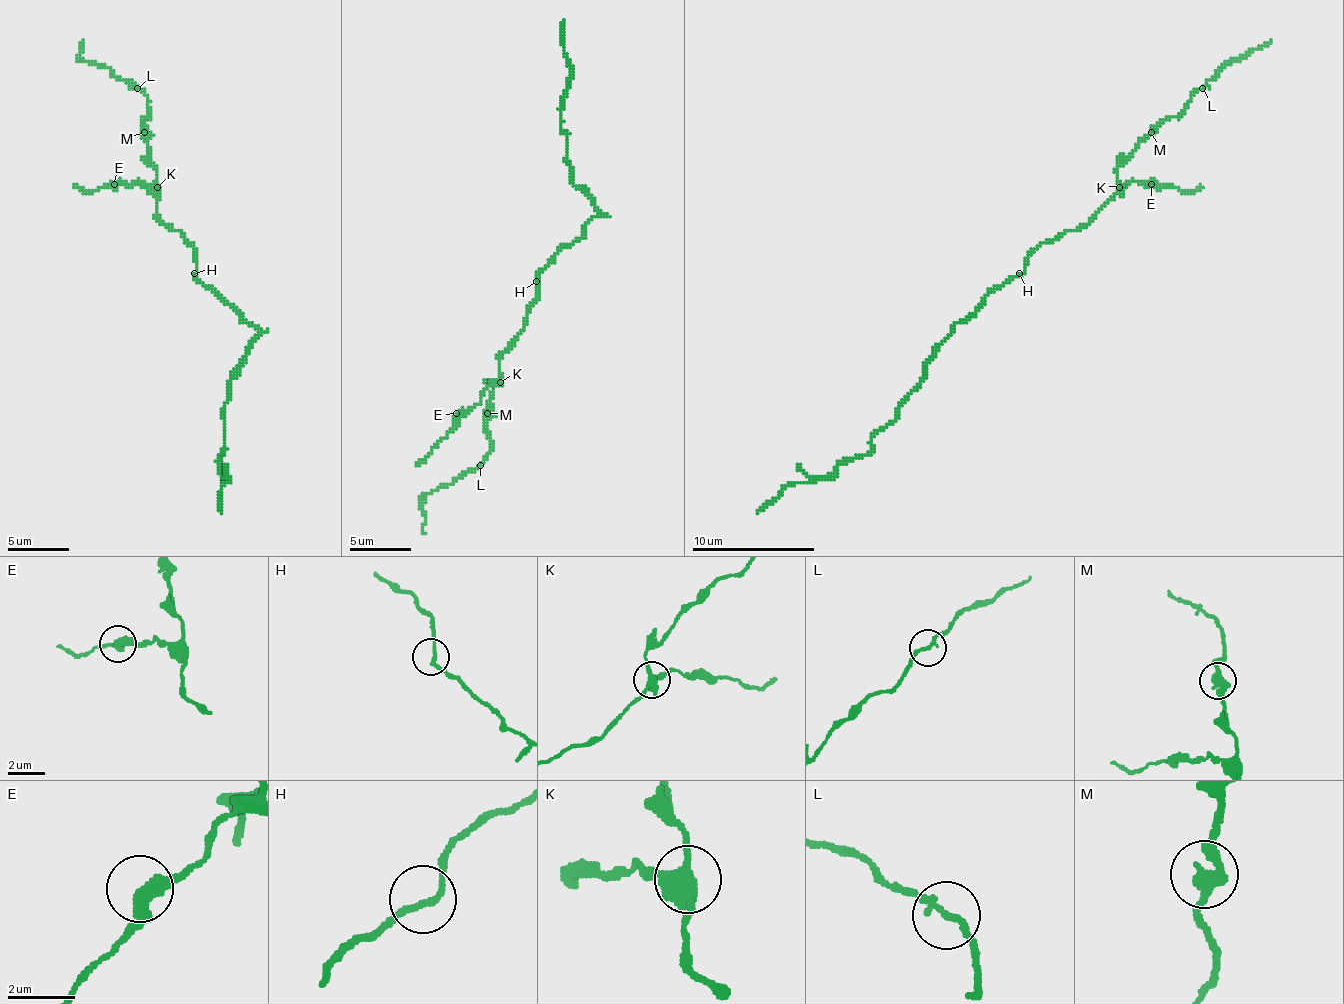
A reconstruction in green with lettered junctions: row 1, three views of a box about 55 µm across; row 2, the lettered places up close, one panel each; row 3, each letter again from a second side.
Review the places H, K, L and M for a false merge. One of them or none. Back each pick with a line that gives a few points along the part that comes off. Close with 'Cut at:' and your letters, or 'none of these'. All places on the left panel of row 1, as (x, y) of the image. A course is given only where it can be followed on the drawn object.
K: foreign part runs (157, 187), (141, 181), (89, 190), (74, 187)
Cut at: K

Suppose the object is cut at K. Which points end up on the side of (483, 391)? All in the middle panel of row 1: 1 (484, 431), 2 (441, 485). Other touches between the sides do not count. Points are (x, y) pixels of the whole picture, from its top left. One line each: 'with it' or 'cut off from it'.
1: cut off from it
2: cut off from it

